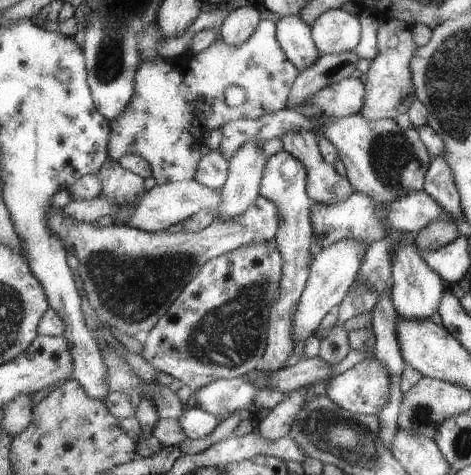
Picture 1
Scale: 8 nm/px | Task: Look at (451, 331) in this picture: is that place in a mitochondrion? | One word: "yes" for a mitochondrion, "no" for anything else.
no

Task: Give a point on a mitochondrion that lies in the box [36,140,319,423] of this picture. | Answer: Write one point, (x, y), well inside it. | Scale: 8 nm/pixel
(128, 288)

